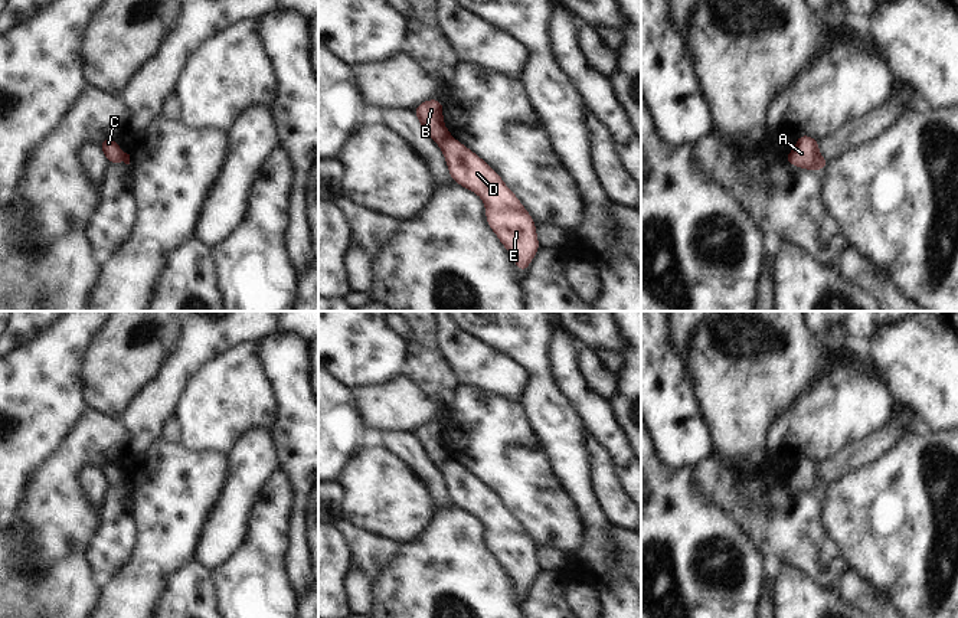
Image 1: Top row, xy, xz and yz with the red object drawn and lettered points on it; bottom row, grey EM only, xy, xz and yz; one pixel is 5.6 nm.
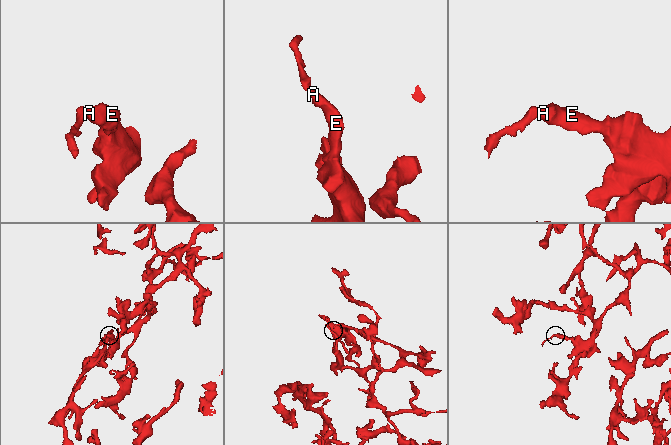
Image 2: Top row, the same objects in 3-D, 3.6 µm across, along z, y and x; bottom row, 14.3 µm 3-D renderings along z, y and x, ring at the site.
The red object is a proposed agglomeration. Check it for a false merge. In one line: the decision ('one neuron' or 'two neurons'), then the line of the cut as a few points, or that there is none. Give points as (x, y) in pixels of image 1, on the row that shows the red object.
two neurons | xz (448, 134), (438, 141)

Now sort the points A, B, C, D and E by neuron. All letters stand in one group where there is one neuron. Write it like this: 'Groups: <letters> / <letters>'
Groups: A D E / B C.

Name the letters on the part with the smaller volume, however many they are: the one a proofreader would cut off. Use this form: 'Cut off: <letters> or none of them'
Cut off: B, C

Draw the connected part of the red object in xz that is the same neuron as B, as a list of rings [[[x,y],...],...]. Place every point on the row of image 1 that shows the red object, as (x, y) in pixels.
[[[431,98],[418,104],[412,111],[421,122],[428,138],[441,141],[449,135],[449,130],[445,127],[442,120],[444,104],[438,98]]]

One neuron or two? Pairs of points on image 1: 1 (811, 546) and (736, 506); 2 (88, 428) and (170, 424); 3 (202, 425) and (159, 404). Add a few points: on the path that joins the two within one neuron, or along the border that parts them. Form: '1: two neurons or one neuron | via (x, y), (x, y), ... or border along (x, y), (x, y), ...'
1: one neuron | via (793, 532), (784, 523), (768, 520), (755, 512)
2: two neurons | border along (173, 415), (164, 422), (159, 437)
3: two neurons | border along (187, 381), (173, 415)

